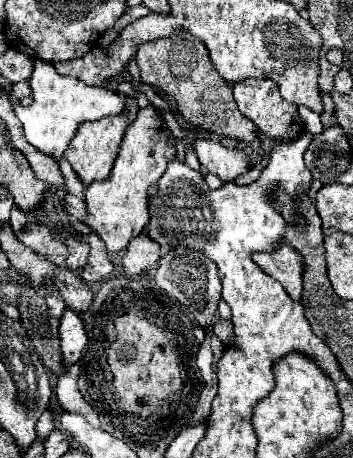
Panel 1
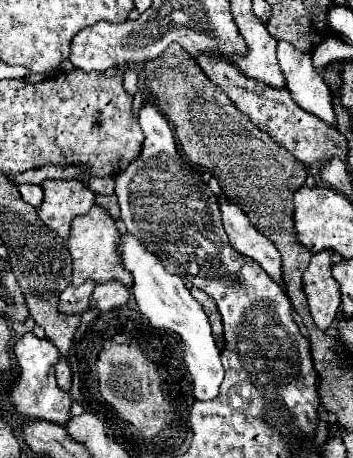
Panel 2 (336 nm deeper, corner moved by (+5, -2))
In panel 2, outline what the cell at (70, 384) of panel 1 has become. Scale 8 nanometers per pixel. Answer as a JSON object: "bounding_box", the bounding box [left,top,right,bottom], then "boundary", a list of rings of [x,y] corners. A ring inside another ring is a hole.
{"bounding_box":[56,362,72,392],"boundary":[[[58,362],[58,364],[56,364],[56,380],[58,380],[58,386],[60,386],[64,392],[70,392],[72,372],[70,372],[68,364],[64,364],[64,362]]]}

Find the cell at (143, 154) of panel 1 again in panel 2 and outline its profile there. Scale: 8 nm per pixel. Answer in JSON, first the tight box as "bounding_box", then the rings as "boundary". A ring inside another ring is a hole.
{"bounding_box":[68,206,132,284],"boundary":[[[94,206],[88,214],[76,216],[70,226],[70,238],[68,238],[68,250],[74,260],[74,270],[72,270],[72,284],[82,284],[86,278],[100,282],[106,280],[122,280],[124,284],[132,284],[132,274],[124,268],[122,254],[118,252],[118,244],[122,240],[122,232],[116,226],[116,220],[102,208]]]}

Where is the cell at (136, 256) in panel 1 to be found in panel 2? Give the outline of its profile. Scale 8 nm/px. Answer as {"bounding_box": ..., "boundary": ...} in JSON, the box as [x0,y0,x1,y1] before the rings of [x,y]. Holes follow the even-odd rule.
{"bounding_box":[90,280,132,310],"boundary":[[[110,280],[110,282],[102,282],[96,286],[90,304],[92,308],[100,308],[100,310],[112,310],[116,306],[122,306],[128,302],[132,294],[130,286],[122,286],[120,280]]]}

